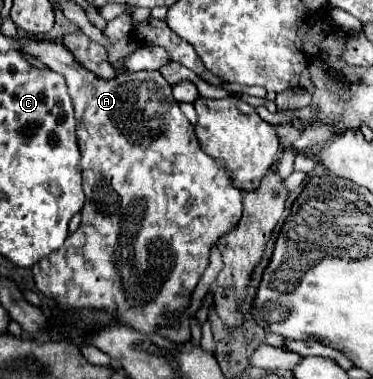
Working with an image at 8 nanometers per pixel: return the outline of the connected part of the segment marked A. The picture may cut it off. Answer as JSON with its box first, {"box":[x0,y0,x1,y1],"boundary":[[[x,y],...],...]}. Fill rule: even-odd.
{"box":[22,39,242,333],"boundary":[[[24,39],[22,51],[52,71],[62,73],[68,83],[78,121],[76,139],[82,155],[80,165],[86,193],[78,231],[68,235],[62,249],[32,267],[36,287],[44,297],[60,305],[104,309],[130,329],[156,333],[158,325],[168,323],[166,311],[184,311],[188,307],[190,293],[208,267],[210,247],[240,221],[242,193],[232,185],[228,173],[202,151],[194,127],[172,95],[172,85],[160,71],[120,73],[106,81],[78,65],[72,53],[58,41]]]}

